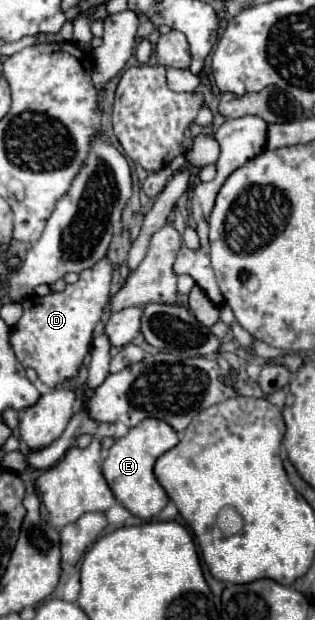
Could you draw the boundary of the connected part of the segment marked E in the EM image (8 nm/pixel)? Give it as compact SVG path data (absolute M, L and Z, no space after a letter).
M146 418L138 426L130 428L126 436L118 438L108 450L108 456L102 466L102 474L108 486L112 488L116 500L124 504L134 516L142 520L154 518L168 504L168 496L154 476L154 462L164 452L172 450L176 444L178 444L178 434L170 424L156 418Z

